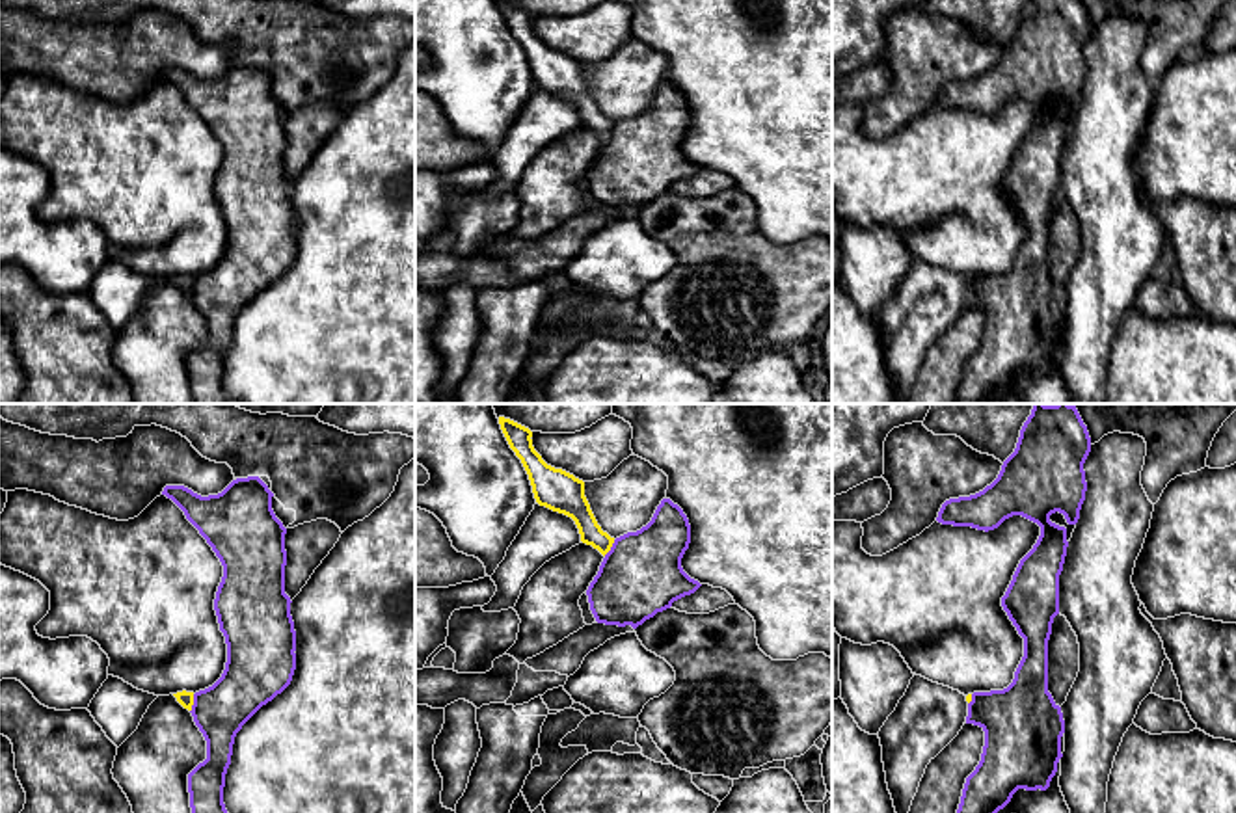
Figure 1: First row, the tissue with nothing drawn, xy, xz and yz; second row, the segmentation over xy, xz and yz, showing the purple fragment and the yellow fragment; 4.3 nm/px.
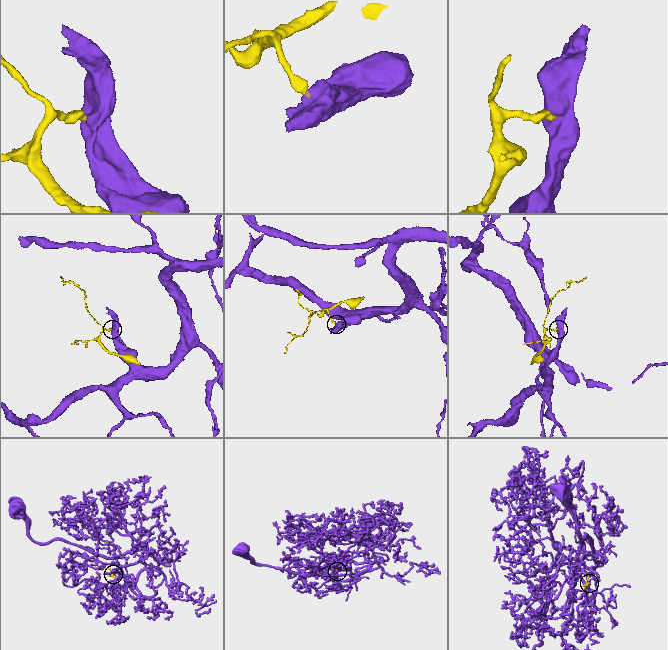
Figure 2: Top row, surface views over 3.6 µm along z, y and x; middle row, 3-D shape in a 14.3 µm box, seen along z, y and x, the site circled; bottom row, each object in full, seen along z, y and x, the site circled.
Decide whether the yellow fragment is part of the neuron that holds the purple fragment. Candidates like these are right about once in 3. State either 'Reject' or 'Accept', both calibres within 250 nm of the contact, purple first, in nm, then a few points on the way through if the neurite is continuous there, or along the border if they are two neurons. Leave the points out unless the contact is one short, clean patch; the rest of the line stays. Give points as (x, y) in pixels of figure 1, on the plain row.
Reject. Thickness 240 nm (purple) against 70 nm

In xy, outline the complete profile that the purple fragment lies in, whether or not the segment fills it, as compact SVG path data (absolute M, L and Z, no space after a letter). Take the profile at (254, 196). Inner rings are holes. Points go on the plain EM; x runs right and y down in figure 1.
M259 60L236 61L222 76L201 80L184 69L166 69L171 82L212 130L223 149L214 193L227 227L222 260L194 277L192 300L207 324L207 342L188 357L194 404L238 404L223 387L225 357L242 309L281 277L296 253L296 214L285 177L287 112L272 93L274 76Z

